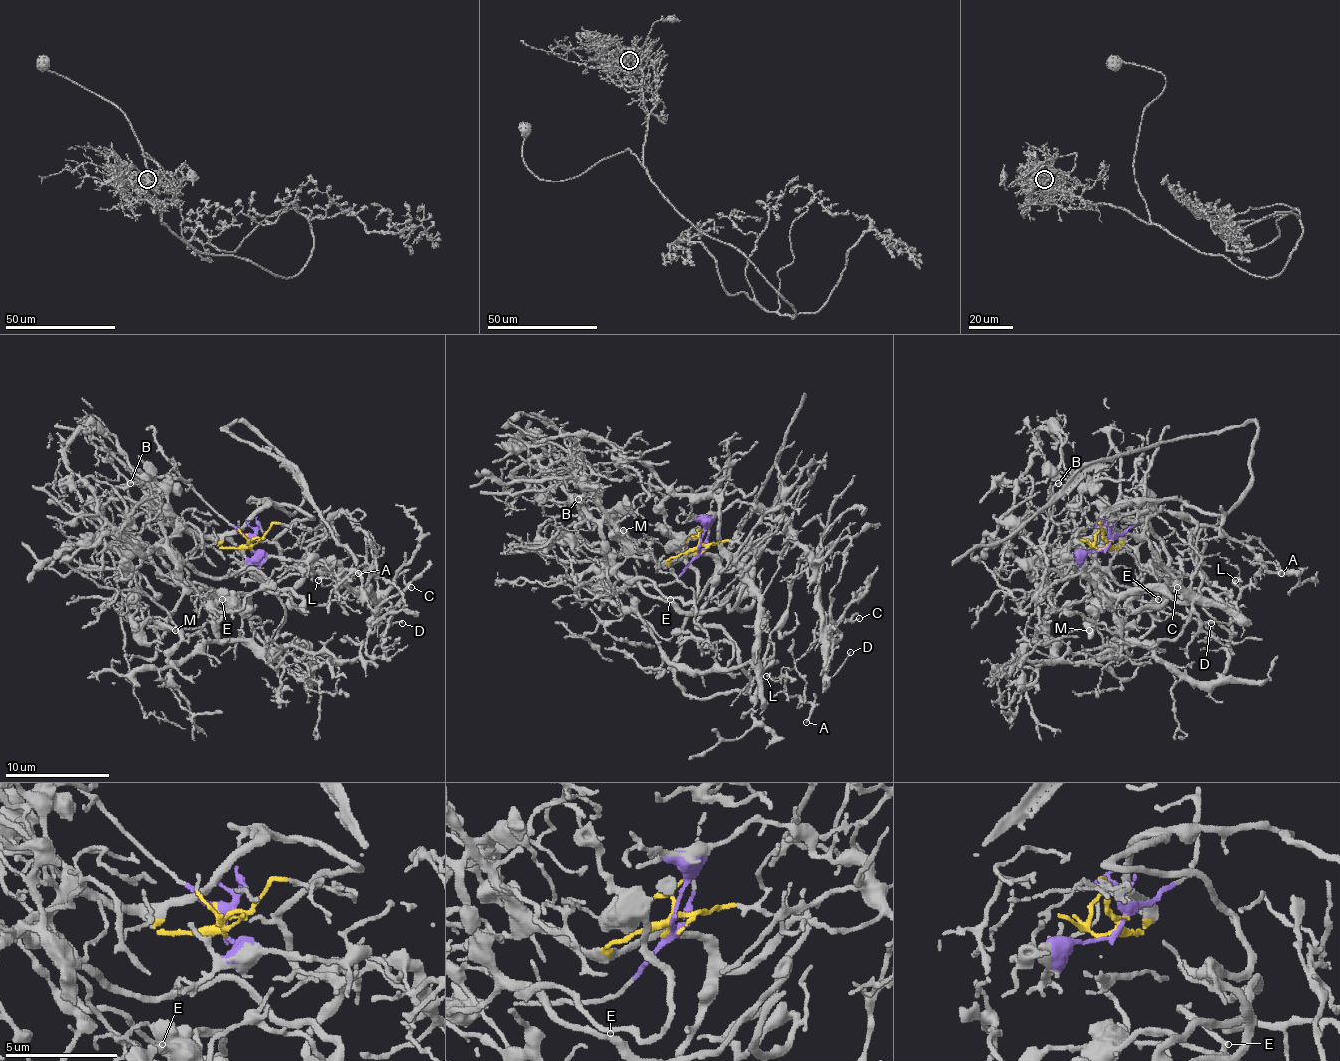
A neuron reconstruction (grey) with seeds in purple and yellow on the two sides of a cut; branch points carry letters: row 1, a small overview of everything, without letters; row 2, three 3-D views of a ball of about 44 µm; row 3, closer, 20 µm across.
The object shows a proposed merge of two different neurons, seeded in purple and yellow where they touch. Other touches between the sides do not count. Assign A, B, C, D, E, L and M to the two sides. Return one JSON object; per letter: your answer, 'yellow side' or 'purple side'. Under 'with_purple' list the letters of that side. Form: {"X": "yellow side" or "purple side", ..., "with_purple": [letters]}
{"A": "purple side", "B": "yellow side", "C": "purple side", "D": "purple side", "E": "yellow side", "L": "purple side", "M": "yellow side", "with_purple": ["A", "C", "D", "L"]}

